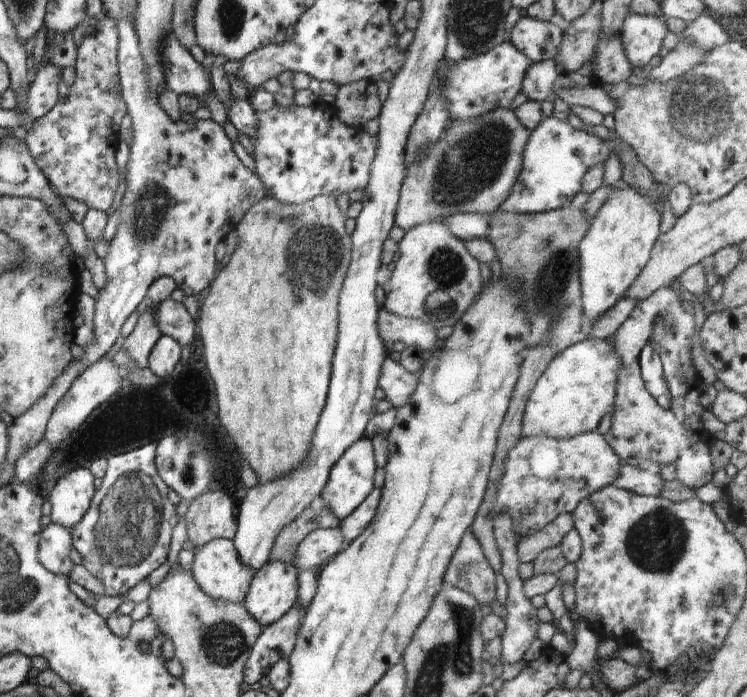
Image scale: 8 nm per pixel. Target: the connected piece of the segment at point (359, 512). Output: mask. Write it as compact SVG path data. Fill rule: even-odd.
M374 488L370 495L352 514L347 518L340 521L340 530L344 534L345 546L352 543L366 528L368 528L370 522L376 516L376 510L380 504L380 498L382 490L380 488Z

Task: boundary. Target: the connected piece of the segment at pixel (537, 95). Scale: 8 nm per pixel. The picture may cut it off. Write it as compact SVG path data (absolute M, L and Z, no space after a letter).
M554 59L532 63L532 66L526 72L526 76L524 76L521 92L529 100L538 103L554 99L554 87L559 76L555 66Z

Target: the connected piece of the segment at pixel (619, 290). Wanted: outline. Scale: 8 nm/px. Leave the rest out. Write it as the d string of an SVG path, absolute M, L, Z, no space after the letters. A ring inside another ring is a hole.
M619 183L613 187L608 200L602 204L602 208L591 220L588 234L585 234L580 242L578 252L580 252L580 282L582 282L581 308L588 322L594 324L596 320L600 320L602 314L612 309L620 298L626 296L628 288L634 284L640 272L644 270L644 266L648 264L652 256L652 248L661 236L661 214L644 194Z

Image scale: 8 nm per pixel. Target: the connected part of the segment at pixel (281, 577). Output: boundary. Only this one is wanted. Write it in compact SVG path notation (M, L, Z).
M268 561L254 573L243 605L261 627L280 620L297 603L298 570L294 565Z

